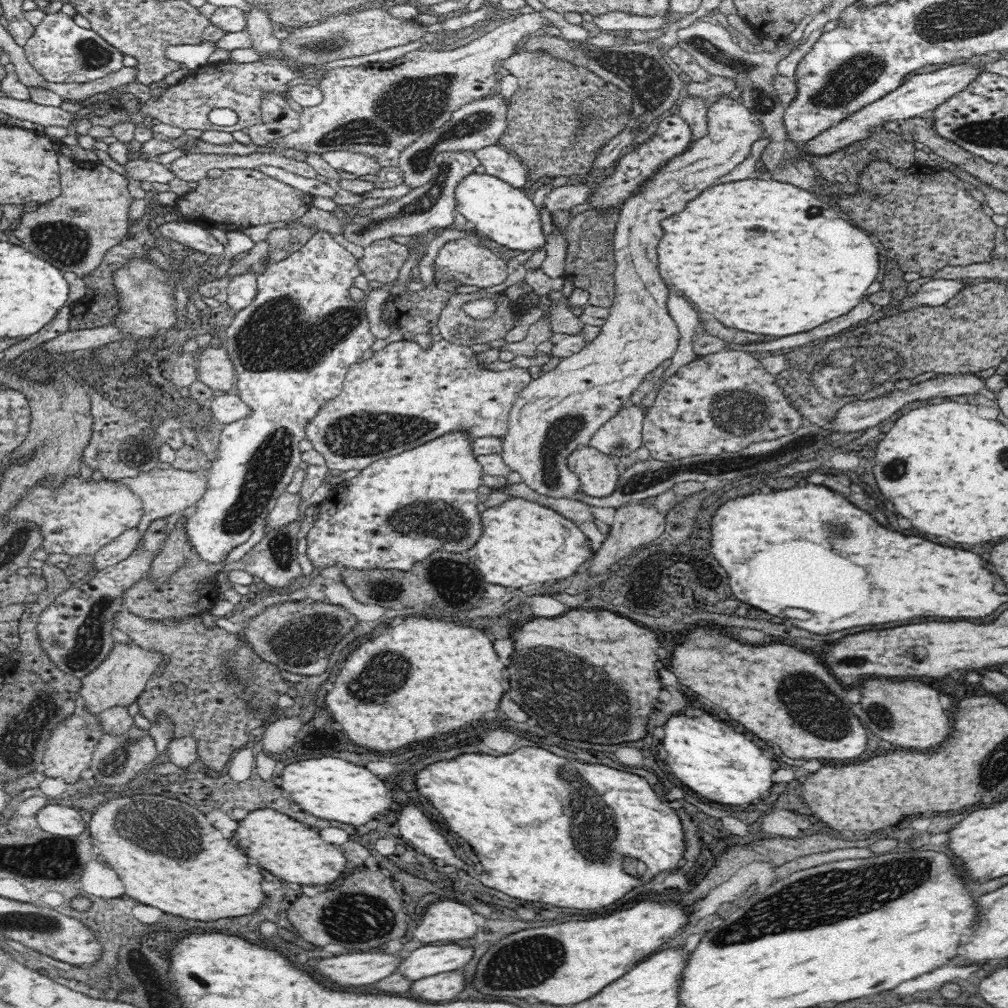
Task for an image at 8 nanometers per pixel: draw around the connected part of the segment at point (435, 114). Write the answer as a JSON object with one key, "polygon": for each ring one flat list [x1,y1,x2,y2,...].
{"polygon":[[538,12,533,14,517,15,516,19,507,21,494,30,477,36,467,45,448,51,426,51,417,49,403,55,398,64,389,65,361,65,357,67,346,66,330,69,319,83,319,89,323,93,323,100,318,106,302,108,300,117,300,130,290,133,283,139,272,141,265,147,259,147,254,143,240,144,234,140,232,144,214,145,202,140,189,148,192,153,204,154,234,154,244,156,256,152,270,153,274,150,281,153,286,148,296,148,304,152,315,152,321,155,330,151,350,151,368,157,375,157,380,166,388,166,393,169,399,166,399,157,402,151,410,146,420,136,440,128,442,124,450,120,451,114,461,106,469,102,485,99,492,96,492,91,499,82,502,73,496,73,494,66,502,60,506,60,515,53,518,42,525,36,532,36,537,30,546,26,554,26]]}

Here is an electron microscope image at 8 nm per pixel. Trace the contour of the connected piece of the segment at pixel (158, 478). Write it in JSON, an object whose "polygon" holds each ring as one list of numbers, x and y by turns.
{"polygon":[[172,467,168,468,168,470,154,468,149,473,142,472,134,478,124,478,121,482,141,500,143,516,139,525,136,527,141,535,146,532,152,521,168,518,172,514,183,512,189,506,196,506,209,487,205,470,192,473,185,472,184,470,176,470]]}

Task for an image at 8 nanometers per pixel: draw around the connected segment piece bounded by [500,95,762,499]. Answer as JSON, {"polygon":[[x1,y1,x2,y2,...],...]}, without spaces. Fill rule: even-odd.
{"polygon":[[722,98,707,110,708,134,699,141,694,141,688,150,668,160,658,168,638,192,626,198,619,208,618,220,615,223,613,236,613,251,616,262,611,279,614,280,615,297,609,308,606,322,601,326,600,334,591,340,580,352,561,359,560,363,549,372,533,380,522,389,518,398,512,404,509,412,507,434,502,437,500,450,503,464,512,472,518,472,522,482,529,488,550,498,574,498,580,491,578,475,569,469,567,458,577,448,588,447,590,439,598,429,608,422,618,411,629,403,630,395,644,376,656,370,661,362,672,358,678,346,678,327,672,322,666,309,668,287,658,272,658,253,656,246,662,239,661,222,672,214,678,214,686,208,690,200,712,186,714,181,728,172,732,172,740,162,744,162,751,151,753,142,762,138,762,123,754,116,742,101]]}

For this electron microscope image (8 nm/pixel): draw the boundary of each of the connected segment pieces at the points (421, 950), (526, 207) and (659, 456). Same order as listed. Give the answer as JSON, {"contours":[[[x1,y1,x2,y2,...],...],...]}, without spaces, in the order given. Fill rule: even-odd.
{"contours":[[[457,943,424,945,404,954,395,972,414,982,441,972,458,971,472,956,472,948,462,948]],[[470,173,456,187,456,209,468,220,469,226,484,234,487,239,512,251,526,252,544,248,547,236,542,231,538,209,532,204,532,198,522,189,486,173]],[[736,347,700,356,683,365,660,386,655,401,644,416,643,445,649,450,649,458,668,462,698,455,721,455,740,452,754,442,777,440,794,434,802,426,803,416,794,408,760,361]]]}

